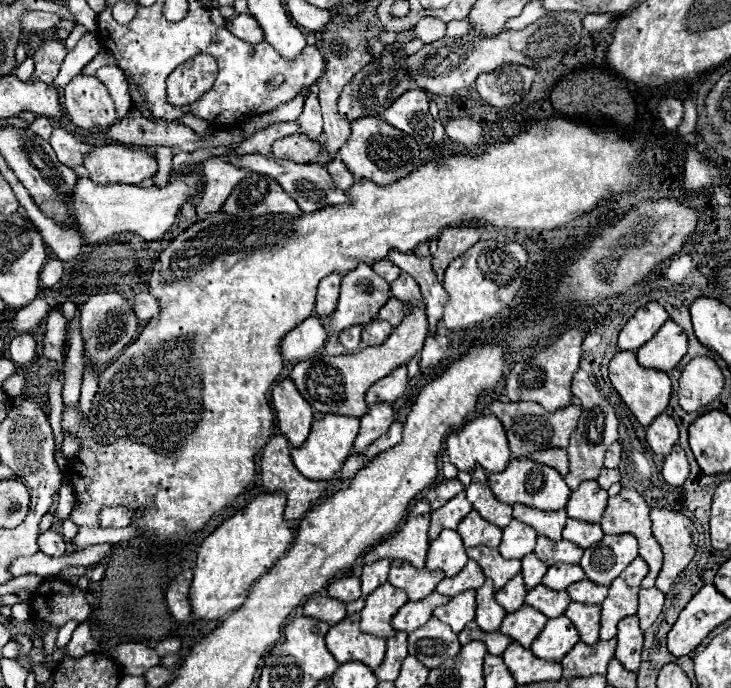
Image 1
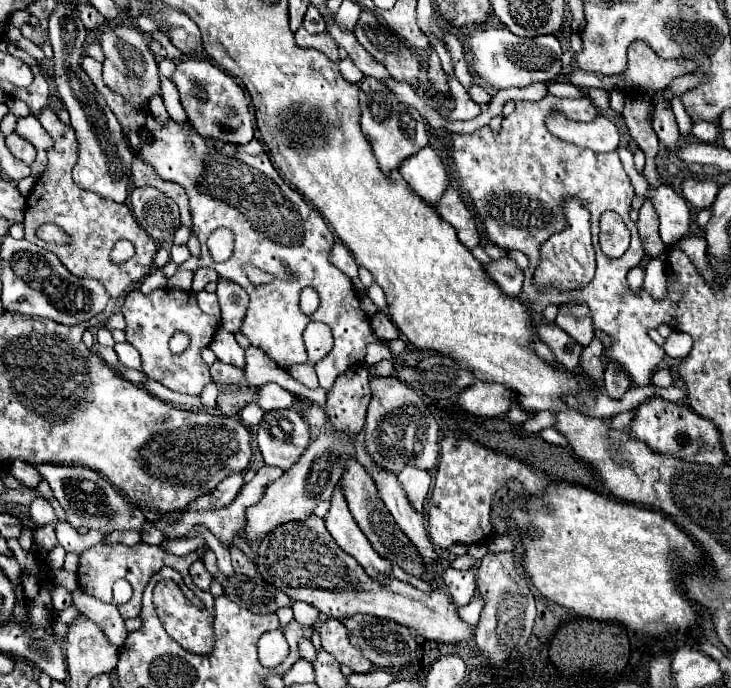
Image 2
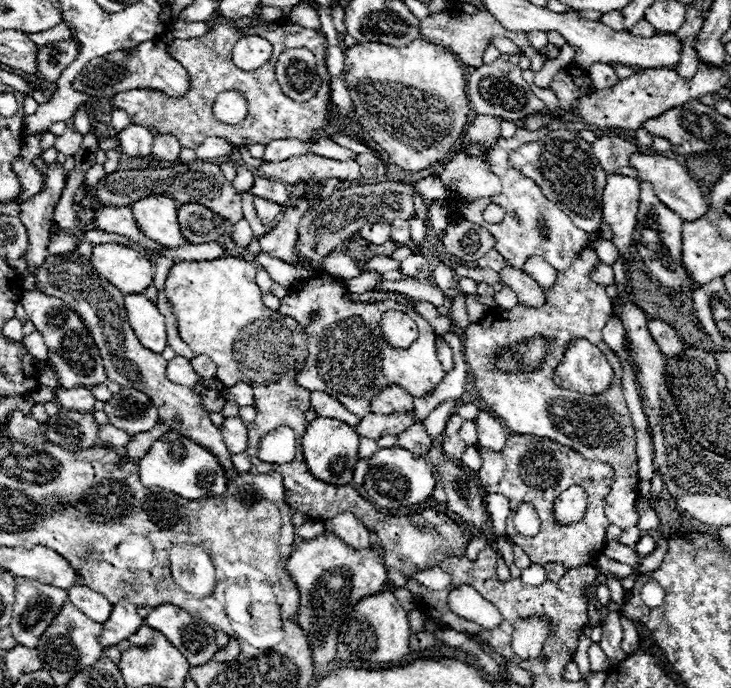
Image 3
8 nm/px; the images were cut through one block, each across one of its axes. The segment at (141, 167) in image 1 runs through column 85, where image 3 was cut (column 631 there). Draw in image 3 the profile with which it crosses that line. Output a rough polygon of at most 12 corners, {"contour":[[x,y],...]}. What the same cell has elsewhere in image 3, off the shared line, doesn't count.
{"contour":[[634,154],[630,166],[684,222],[710,204],[672,158]]}

